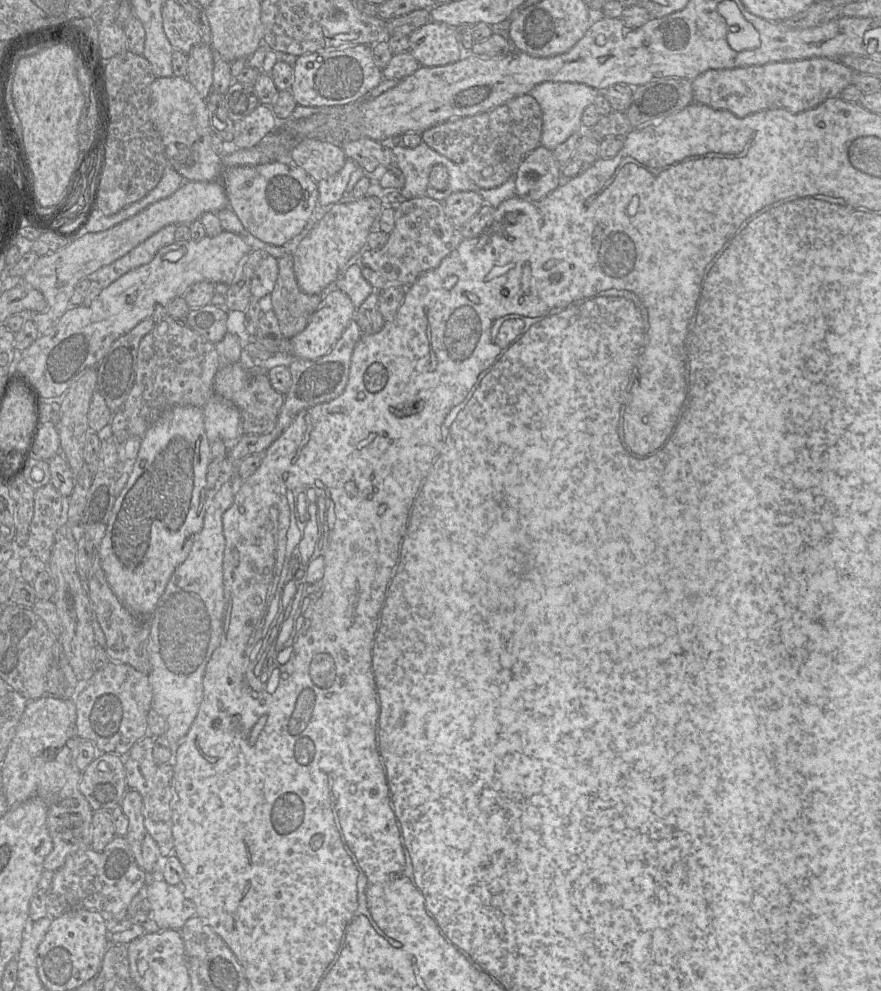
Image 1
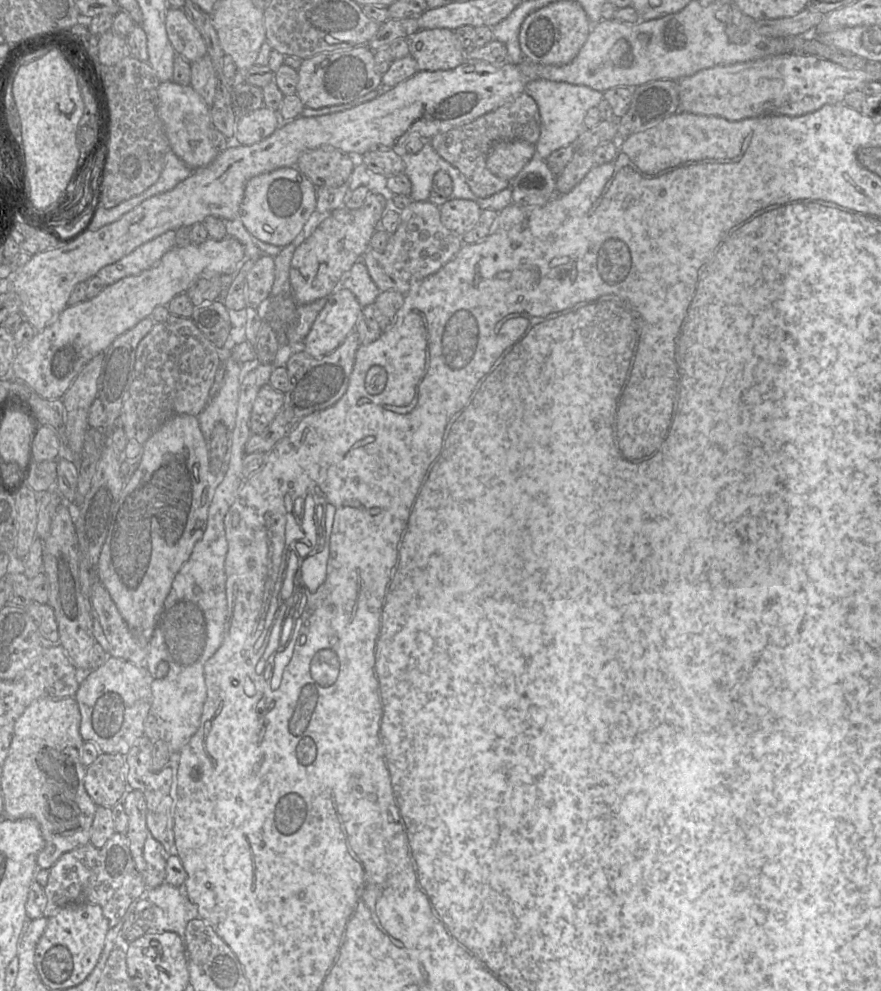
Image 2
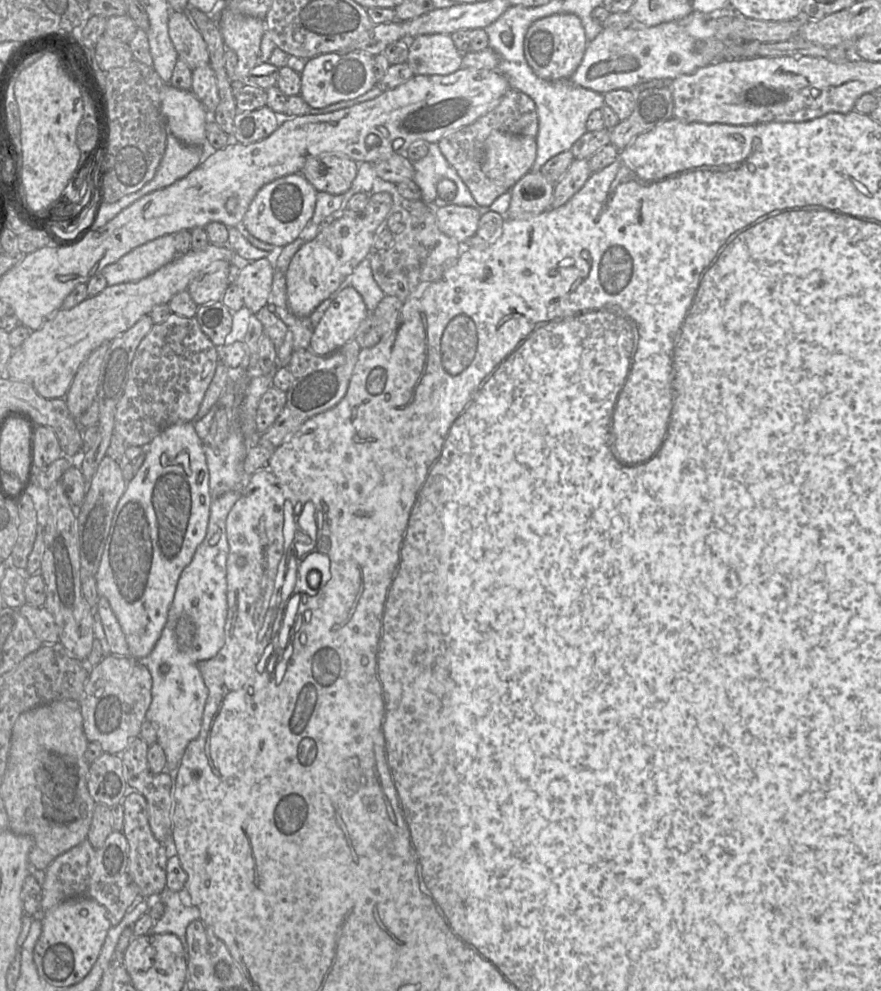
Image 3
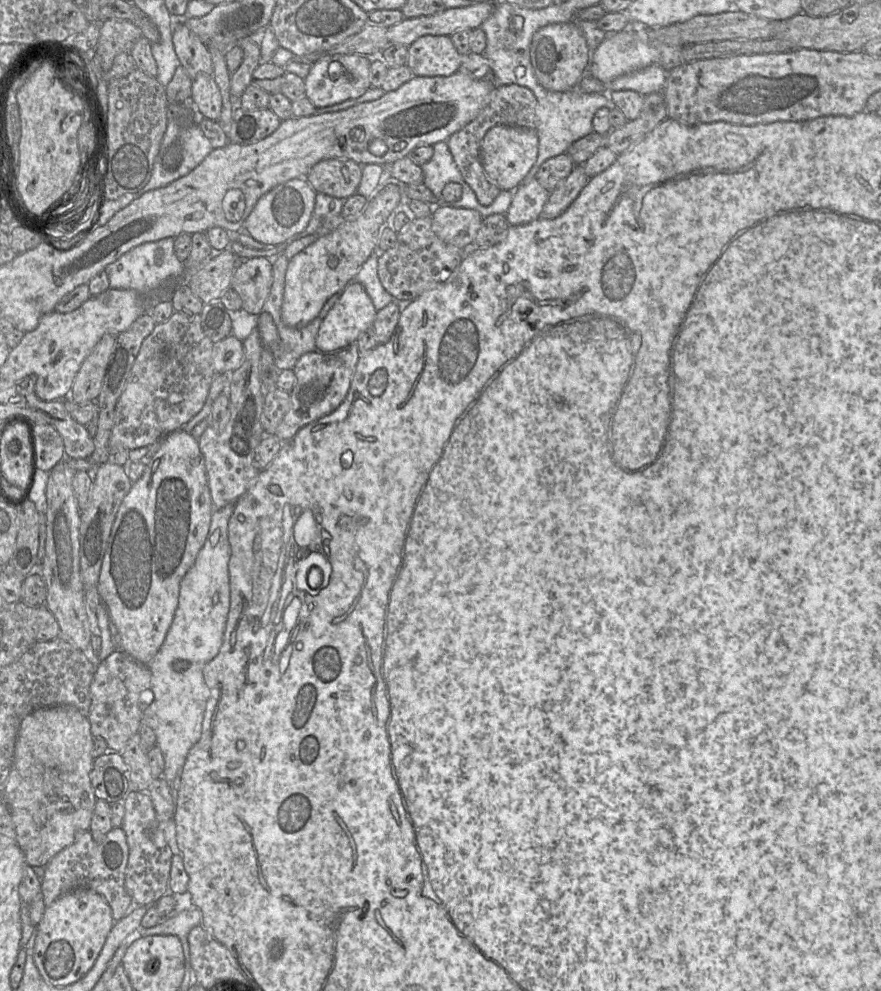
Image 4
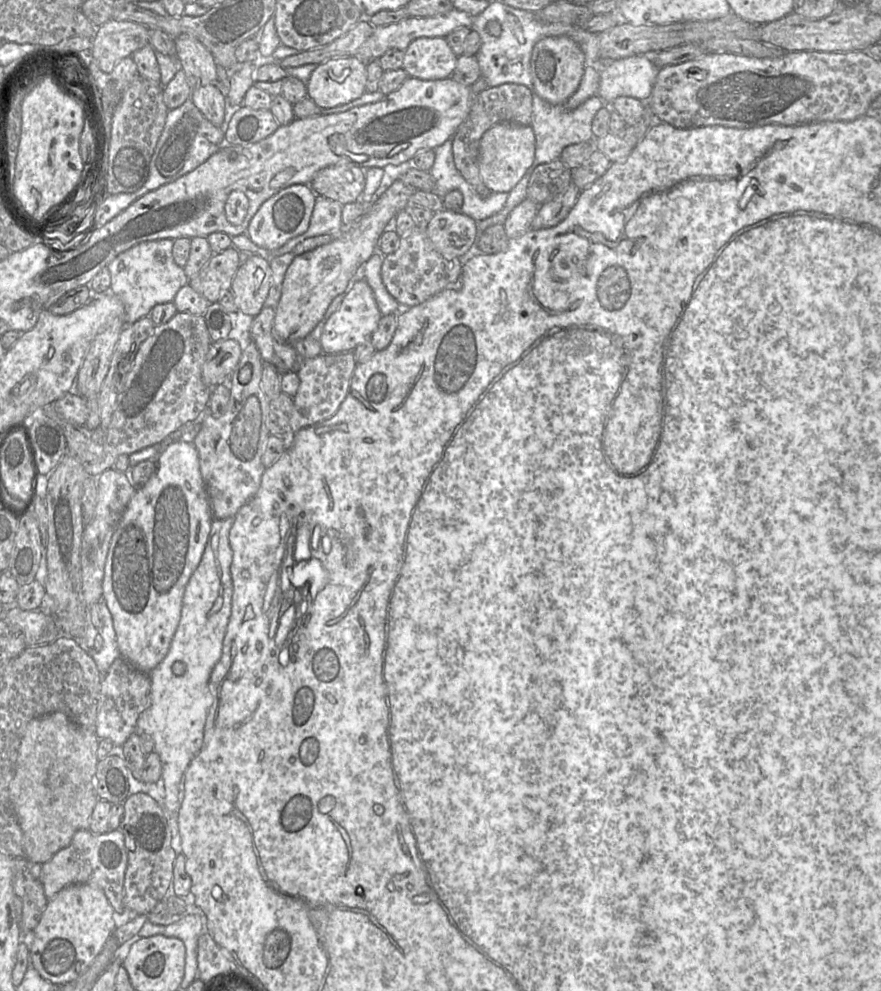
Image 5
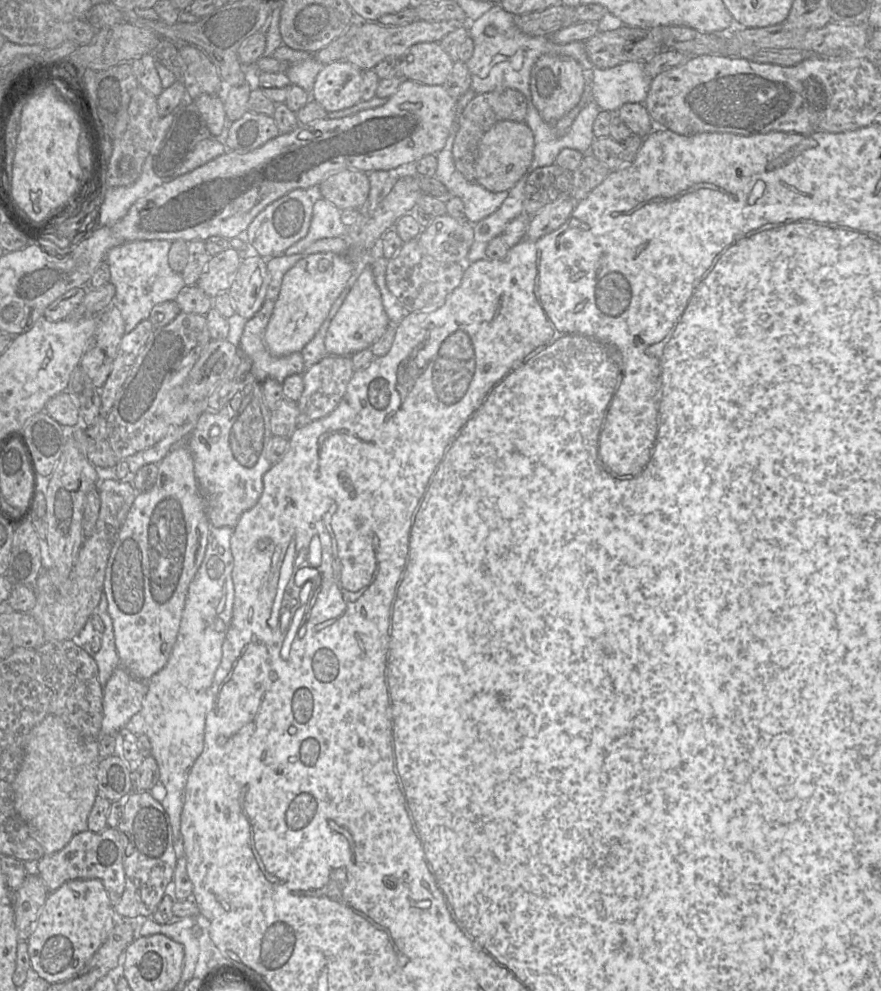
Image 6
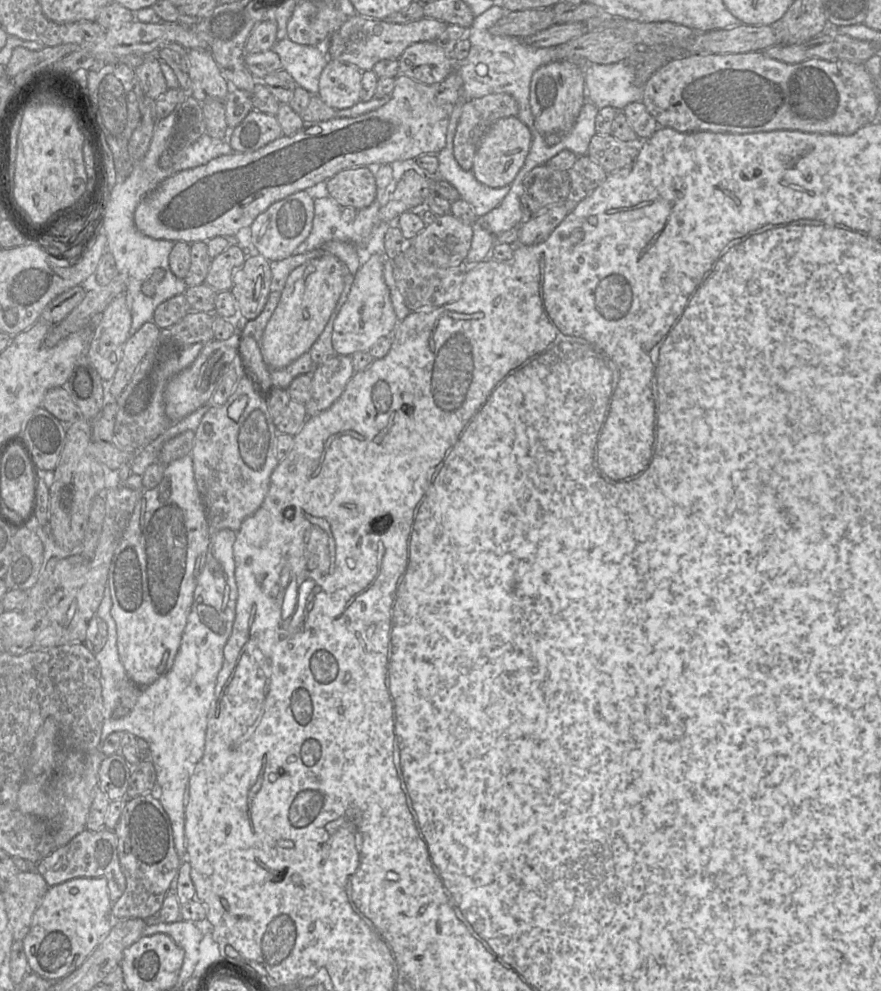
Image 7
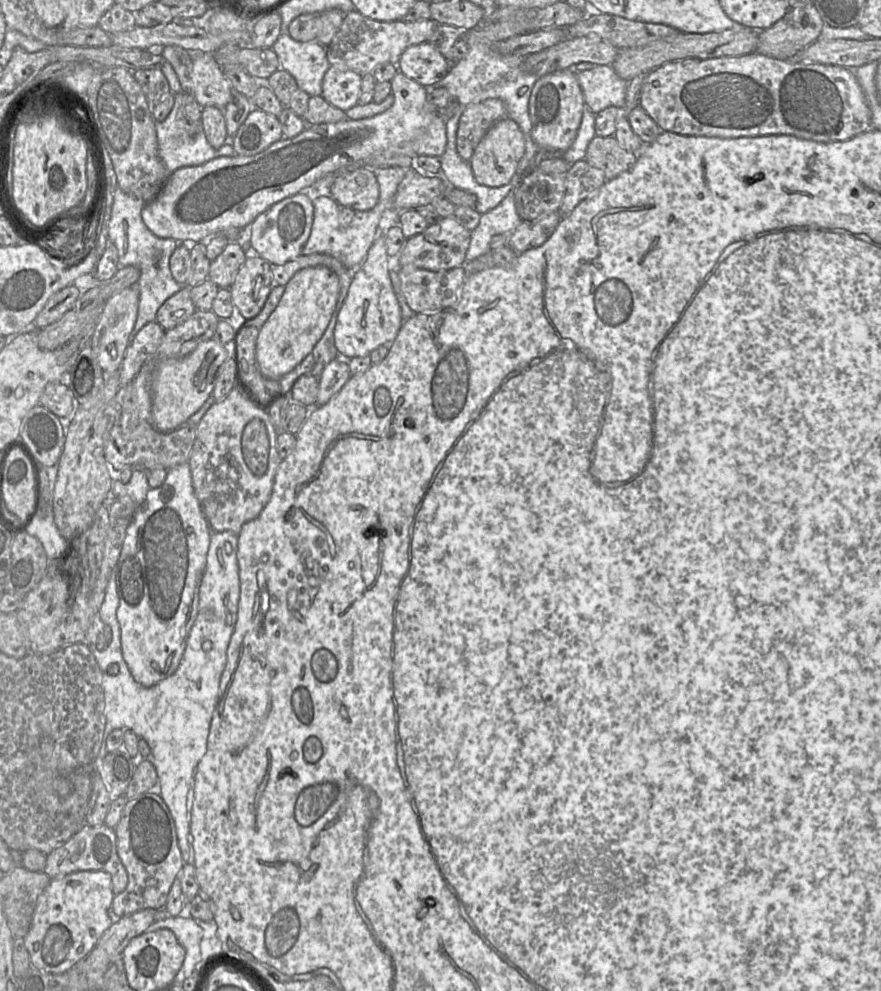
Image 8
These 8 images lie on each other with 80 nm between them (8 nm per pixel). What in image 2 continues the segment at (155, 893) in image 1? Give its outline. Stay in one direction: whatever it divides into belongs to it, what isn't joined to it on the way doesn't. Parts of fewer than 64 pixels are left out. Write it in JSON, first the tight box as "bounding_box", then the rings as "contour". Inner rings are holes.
{"bounding_box":[135,883,198,946],"contour":[[[168,883],[153,889],[146,889],[144,897],[140,897],[135,913],[141,914],[147,907],[155,909],[155,919],[149,923],[147,934],[174,932],[179,935],[185,946],[185,930],[189,921],[198,918],[198,908],[183,897],[180,890]]]}

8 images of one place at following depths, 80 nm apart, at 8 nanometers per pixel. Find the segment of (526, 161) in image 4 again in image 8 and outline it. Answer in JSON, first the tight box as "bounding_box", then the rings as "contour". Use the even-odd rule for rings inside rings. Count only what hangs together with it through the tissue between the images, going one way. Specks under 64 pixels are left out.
{"bounding_box":[469,117,525,187],"contour":[[[505,117],[490,127],[476,146],[469,161],[475,180],[488,187],[501,187],[509,183],[525,153],[525,139],[518,124]]]}

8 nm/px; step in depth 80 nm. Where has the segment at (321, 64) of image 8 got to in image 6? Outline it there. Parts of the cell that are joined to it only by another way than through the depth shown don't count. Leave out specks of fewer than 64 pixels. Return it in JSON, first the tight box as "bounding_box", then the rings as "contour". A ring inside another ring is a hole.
{"bounding_box":[273,43,323,99],"contour":[[[282,43],[274,52],[273,57],[279,60],[285,60],[290,63],[289,69],[286,71],[288,78],[290,79],[292,85],[297,85],[303,88],[310,94],[311,99],[311,92],[314,87],[315,79],[318,73],[323,68],[323,64],[315,59],[315,53],[309,53],[306,51],[294,50],[288,47],[286,44]]]}

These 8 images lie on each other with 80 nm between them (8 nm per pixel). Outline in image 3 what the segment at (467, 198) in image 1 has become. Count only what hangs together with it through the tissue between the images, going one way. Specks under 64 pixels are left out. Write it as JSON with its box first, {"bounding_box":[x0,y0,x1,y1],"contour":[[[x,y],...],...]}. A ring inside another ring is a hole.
{"bounding_box":[434,204,481,247],"contour":[[[455,204],[436,207],[434,212],[440,231],[464,247],[467,240],[475,234],[481,217],[477,209]]]}

